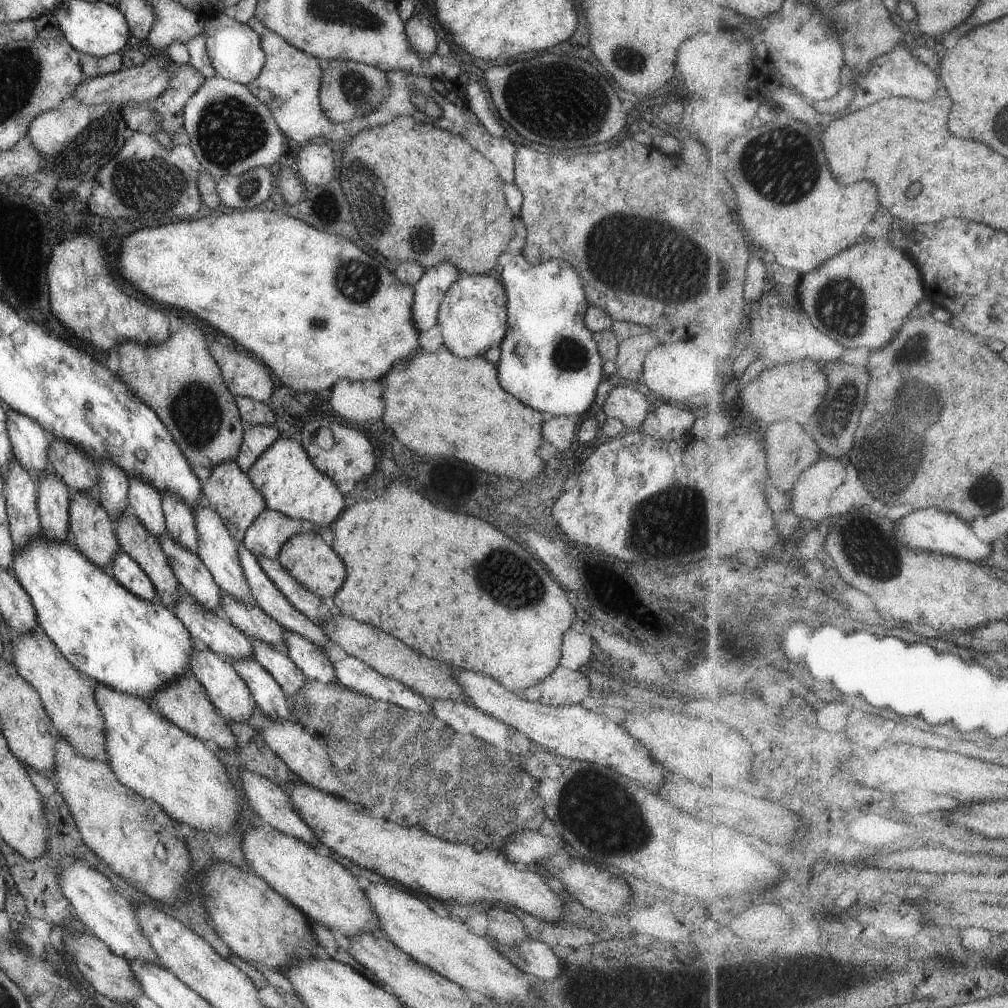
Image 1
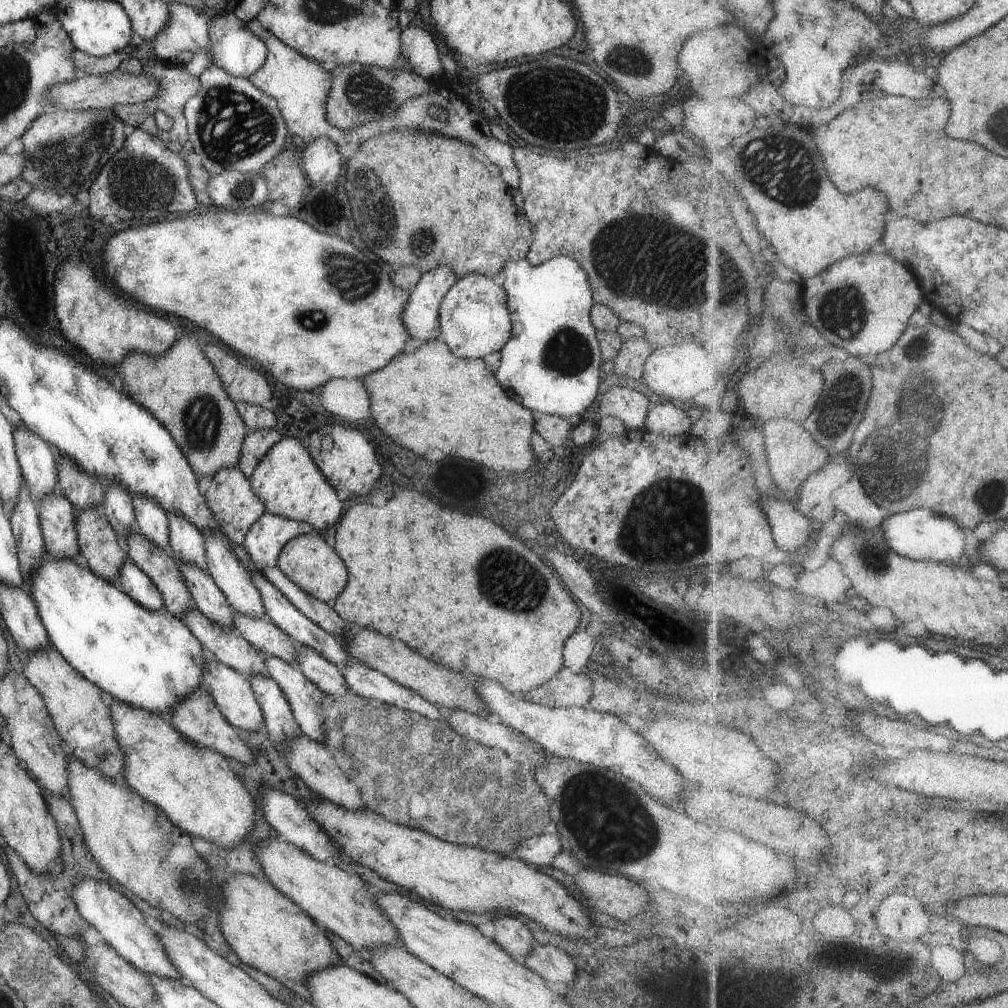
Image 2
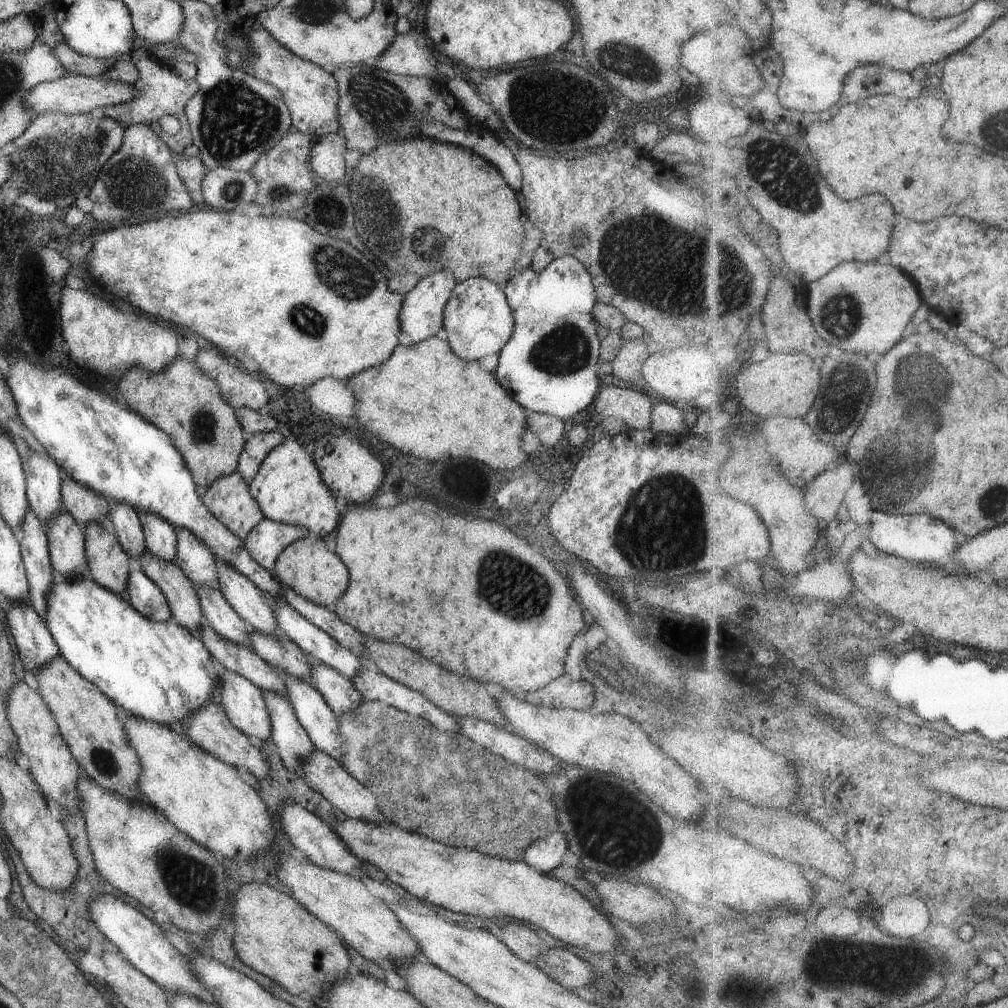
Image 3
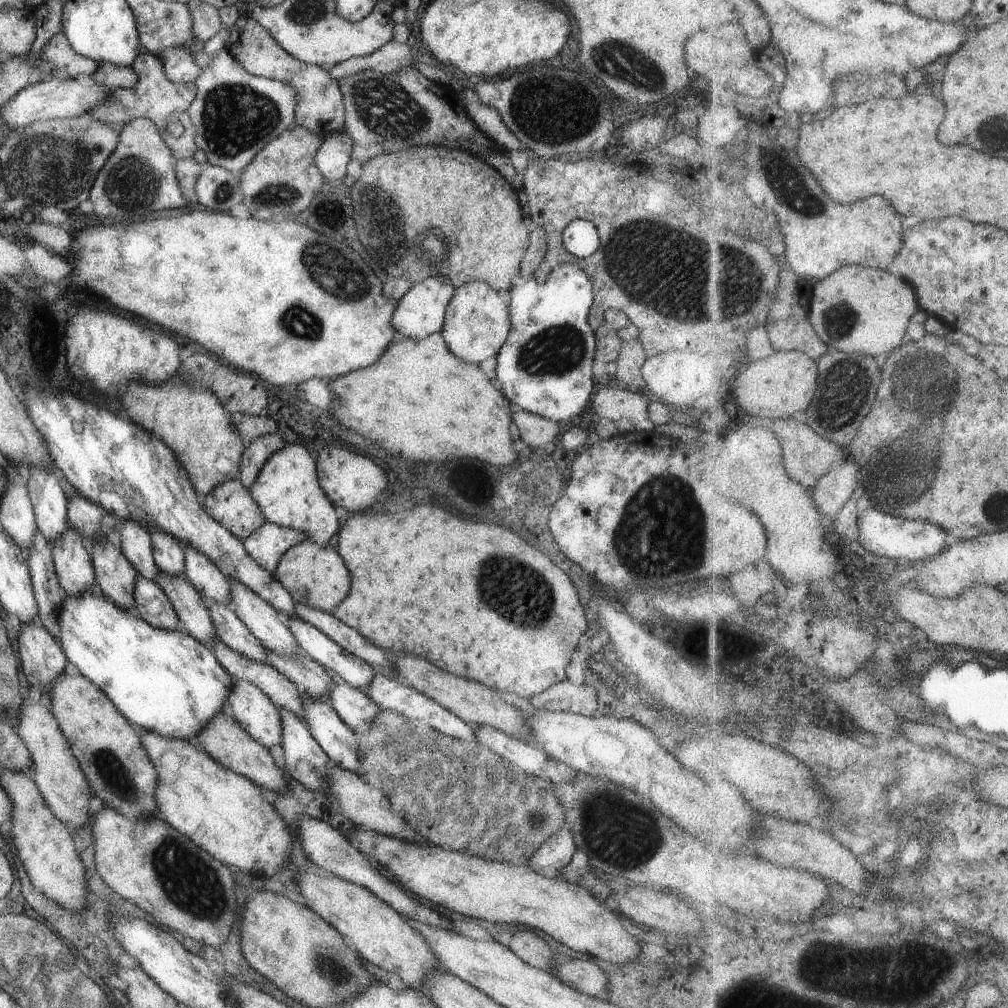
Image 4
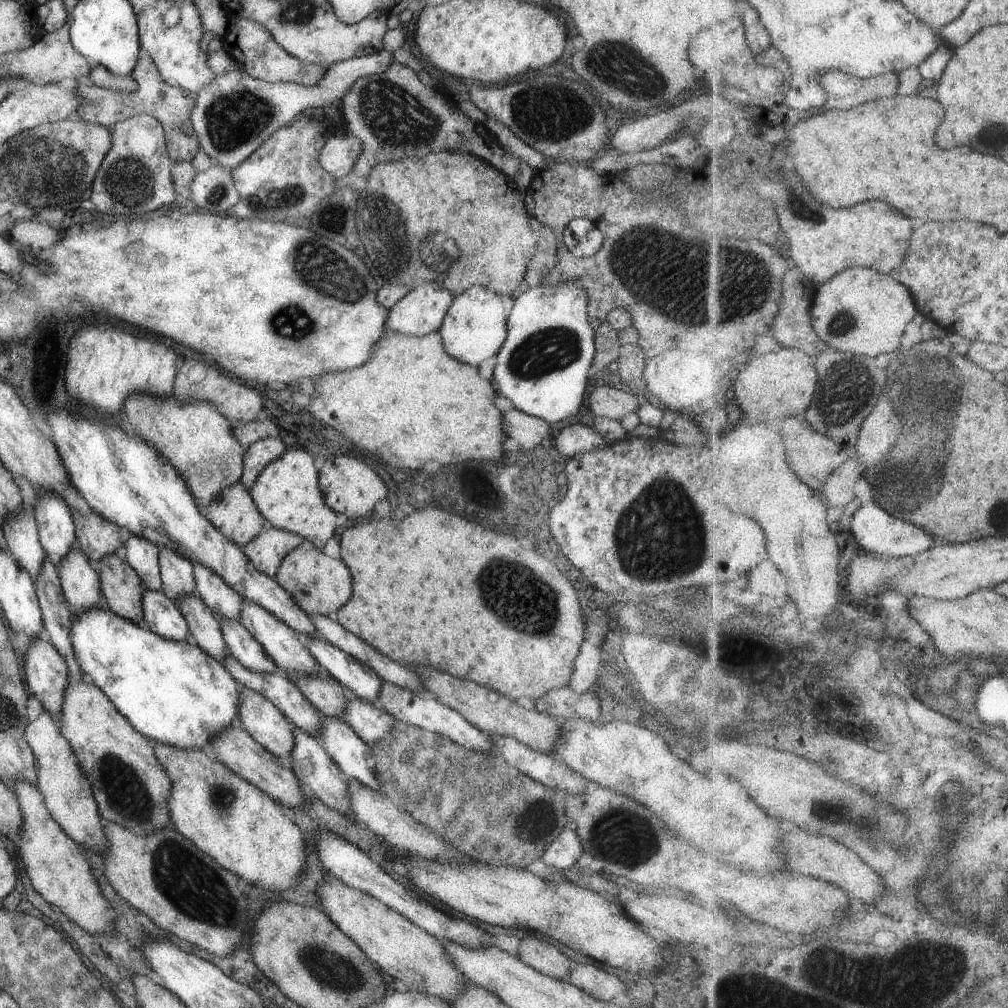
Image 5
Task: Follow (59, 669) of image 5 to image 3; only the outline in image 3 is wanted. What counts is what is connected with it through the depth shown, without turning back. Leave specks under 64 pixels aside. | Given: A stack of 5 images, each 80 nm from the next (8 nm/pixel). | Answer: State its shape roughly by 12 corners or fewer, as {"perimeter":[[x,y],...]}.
{"perimeter":[[27,602],[6,612],[22,666],[33,673],[59,656]]}

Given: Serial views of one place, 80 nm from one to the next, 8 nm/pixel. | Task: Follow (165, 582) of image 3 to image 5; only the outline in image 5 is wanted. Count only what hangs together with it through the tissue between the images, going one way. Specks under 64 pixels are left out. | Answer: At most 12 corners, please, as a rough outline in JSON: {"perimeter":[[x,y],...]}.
{"perimeter":[[196,595],[173,602],[197,647],[222,663],[220,620]]}

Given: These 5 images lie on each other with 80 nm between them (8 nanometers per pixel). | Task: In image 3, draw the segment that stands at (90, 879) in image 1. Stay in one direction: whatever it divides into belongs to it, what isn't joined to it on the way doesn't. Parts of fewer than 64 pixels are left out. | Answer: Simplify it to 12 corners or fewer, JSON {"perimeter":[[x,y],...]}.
{"perimeter":[[104,894],[89,916],[163,990],[217,1006],[159,924]]}

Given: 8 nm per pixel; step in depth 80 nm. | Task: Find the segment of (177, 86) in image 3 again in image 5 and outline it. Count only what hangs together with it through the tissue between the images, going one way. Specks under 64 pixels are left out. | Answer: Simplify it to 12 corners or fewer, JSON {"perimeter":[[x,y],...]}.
{"perimeter":[[142,53],[133,92],[77,80],[73,117],[111,128],[135,115],[160,122],[173,162],[200,151],[195,93],[169,86]]}

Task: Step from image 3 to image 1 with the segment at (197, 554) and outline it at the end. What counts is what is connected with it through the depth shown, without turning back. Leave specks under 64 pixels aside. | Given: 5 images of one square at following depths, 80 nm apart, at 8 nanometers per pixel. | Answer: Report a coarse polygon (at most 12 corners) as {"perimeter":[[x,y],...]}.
{"perimeter":[[159,493],[166,533],[197,552],[190,508],[172,493]]}

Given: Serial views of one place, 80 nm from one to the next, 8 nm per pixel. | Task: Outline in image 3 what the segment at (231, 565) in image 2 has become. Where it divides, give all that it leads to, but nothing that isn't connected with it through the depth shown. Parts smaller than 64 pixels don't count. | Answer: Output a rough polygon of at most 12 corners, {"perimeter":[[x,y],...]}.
{"perimeter":[[214,558],[220,593],[255,632],[279,634],[274,600]]}

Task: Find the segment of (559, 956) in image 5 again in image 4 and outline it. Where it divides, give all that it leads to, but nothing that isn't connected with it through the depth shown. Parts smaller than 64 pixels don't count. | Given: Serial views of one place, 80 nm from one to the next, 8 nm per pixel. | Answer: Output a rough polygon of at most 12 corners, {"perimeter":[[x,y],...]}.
{"perimeter":[[530,928],[515,931],[507,947],[525,964],[549,972],[557,960]]}

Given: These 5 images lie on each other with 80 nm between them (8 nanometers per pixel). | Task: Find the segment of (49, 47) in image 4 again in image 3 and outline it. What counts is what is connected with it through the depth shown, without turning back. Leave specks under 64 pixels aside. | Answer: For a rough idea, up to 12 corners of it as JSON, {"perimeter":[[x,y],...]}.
{"perimeter":[[58,42],[53,56],[67,74],[95,76],[117,59],[93,58]]}

